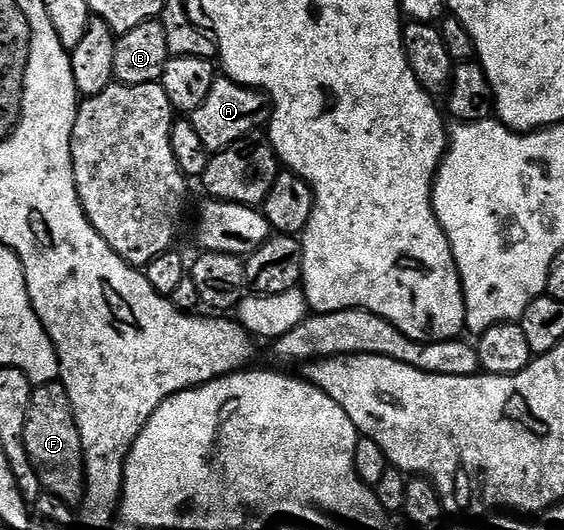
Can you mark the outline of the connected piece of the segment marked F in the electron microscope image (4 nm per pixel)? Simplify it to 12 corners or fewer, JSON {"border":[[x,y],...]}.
{"border":[[64,384],[34,387],[25,449],[45,492],[85,497],[83,438]]}

